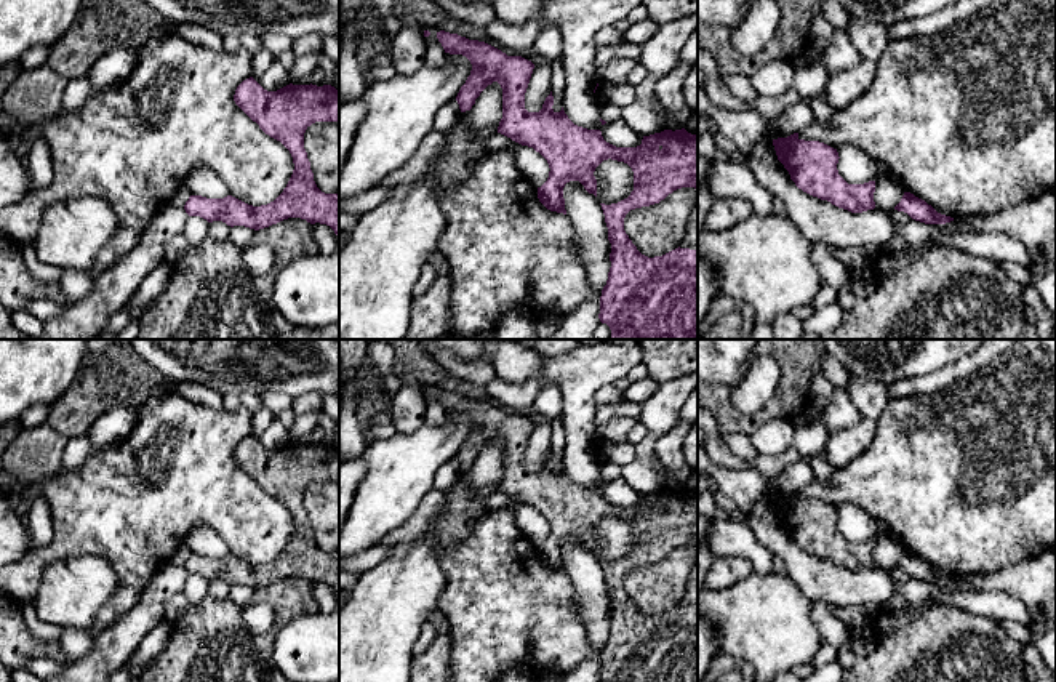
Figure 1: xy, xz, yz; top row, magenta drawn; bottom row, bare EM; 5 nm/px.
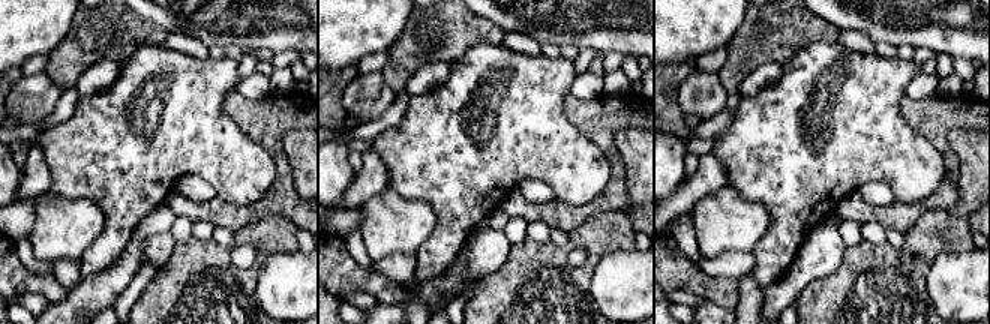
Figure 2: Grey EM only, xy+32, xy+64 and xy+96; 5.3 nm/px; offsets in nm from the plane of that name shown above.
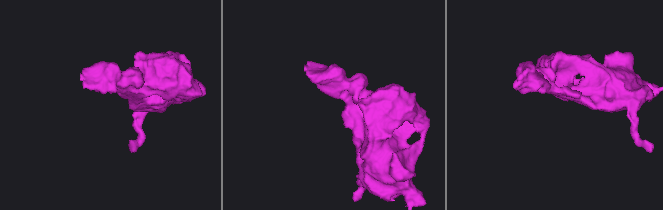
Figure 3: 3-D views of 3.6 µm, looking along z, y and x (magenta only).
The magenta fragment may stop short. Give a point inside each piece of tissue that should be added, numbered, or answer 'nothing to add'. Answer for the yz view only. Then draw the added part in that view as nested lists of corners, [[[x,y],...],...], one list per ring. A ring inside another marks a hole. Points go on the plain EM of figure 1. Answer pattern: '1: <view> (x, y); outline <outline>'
nothing to add

